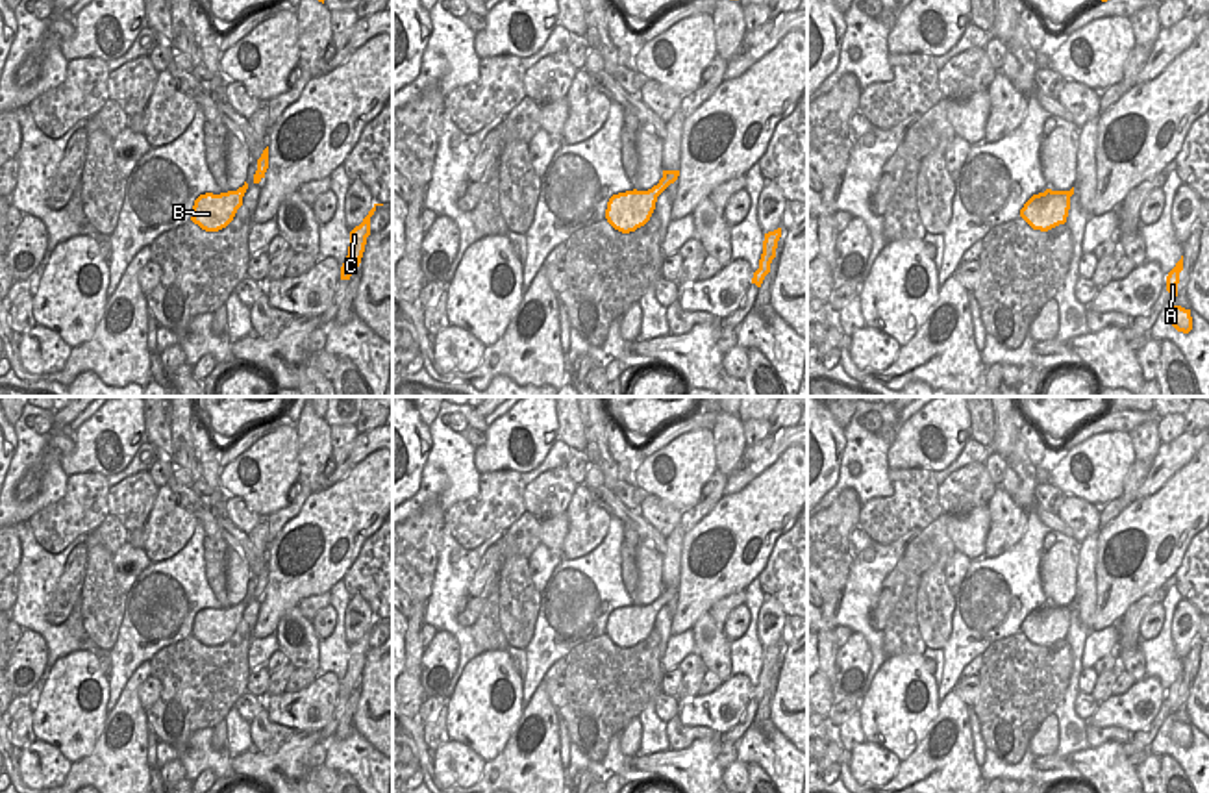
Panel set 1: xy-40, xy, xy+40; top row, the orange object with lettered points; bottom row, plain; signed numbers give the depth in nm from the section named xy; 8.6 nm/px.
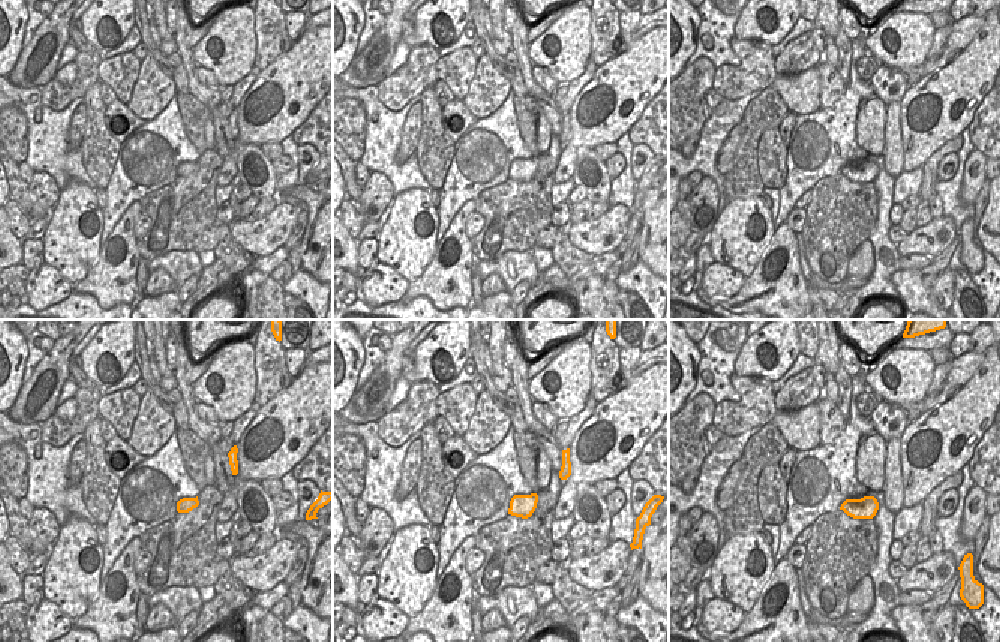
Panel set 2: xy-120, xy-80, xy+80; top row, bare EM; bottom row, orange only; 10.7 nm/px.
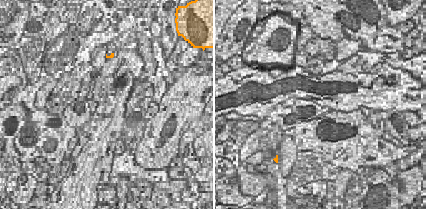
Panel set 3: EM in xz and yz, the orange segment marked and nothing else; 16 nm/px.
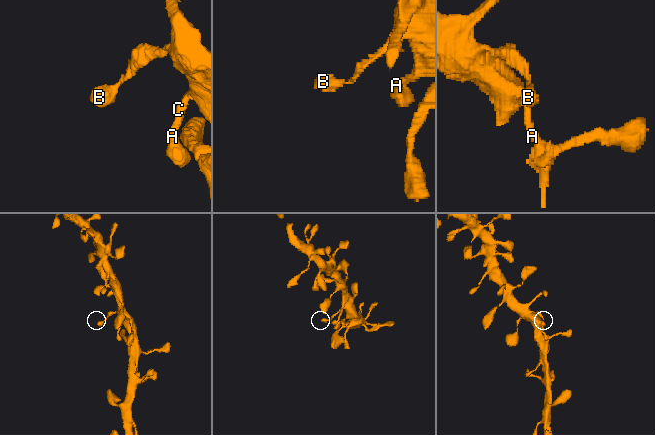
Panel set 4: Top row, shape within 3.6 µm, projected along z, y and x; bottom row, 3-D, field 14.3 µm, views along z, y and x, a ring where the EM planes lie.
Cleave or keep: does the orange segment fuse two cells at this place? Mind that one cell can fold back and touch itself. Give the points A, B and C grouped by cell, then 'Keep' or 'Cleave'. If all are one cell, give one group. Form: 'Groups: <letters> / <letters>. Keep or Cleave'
Groups: A B C. Keep.

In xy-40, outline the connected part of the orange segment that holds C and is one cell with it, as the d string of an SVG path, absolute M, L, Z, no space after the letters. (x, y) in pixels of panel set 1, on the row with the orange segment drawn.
M374 204L374 208L368 211L363 222L350 232L350 246L348 246L348 256L341 267L341 280L350 280L350 276L359 267L365 252L367 237L370 235L370 217L374 215L378 206L383 204Z

